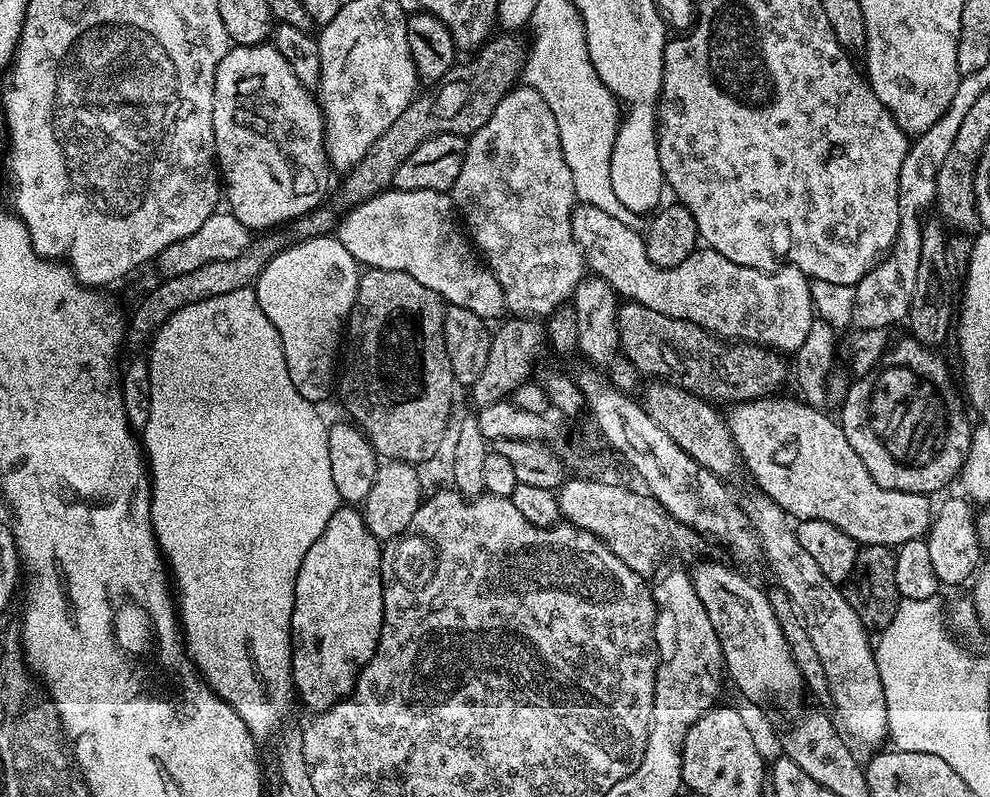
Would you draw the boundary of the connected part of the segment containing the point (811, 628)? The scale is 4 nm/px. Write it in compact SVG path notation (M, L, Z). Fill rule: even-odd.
M753 491L753 496L748 496L742 500L742 507L746 518L752 524L757 538L760 539L760 546L763 557L767 560L772 572L777 576L779 587L790 594L806 630L810 633L810 642L814 642L815 648L818 649L818 658L822 658L822 668L826 670L828 678L828 693L830 702L836 706L834 711L835 719L839 727L853 741L861 740L864 744L880 744L883 740L889 739L888 735L888 715L886 714L886 694L882 690L882 678L878 674L878 666L874 655L874 644L866 631L864 624L858 618L855 608L852 607L852 601L847 595L840 593L841 589L822 570L818 570L818 565L814 563L814 558L798 546L795 527L790 523L790 517L787 512L782 511L777 504L765 496L763 492Z

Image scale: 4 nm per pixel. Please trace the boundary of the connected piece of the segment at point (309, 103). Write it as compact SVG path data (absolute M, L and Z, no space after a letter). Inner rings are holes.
M271 43L229 47L226 58L222 58L222 62L218 62L218 74L214 78L212 125L214 126L218 172L222 177L223 187L226 189L226 204L228 200L227 207L234 214L234 218L238 218L238 222L242 222L242 226L253 230L272 230L277 226L287 225L302 214L319 208L325 203L324 195L328 192L330 165L328 151L324 148L324 114L320 111L320 101L310 89L298 80L297 75L290 68L290 63L286 62L282 54Z

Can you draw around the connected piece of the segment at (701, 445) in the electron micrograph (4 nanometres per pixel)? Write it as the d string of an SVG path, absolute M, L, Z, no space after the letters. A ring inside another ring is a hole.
M656 378L649 384L652 385L642 395L646 414L650 414L650 418L654 418L654 422L658 422L658 426L662 426L662 430L666 430L666 434L670 434L670 438L674 438L674 442L678 442L678 446L682 446L682 450L694 458L694 462L706 466L706 470L721 478L734 475L742 461L728 429L727 419L716 413L717 405L687 392L675 382Z

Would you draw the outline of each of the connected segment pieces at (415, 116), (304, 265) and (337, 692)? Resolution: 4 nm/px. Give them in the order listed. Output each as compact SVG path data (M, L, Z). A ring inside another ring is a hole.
M516 34L493 35L473 55L477 55L473 60L468 60L465 64L464 61L457 63L456 67L451 68L437 84L425 87L423 91L413 96L411 102L406 106L406 110L402 110L402 114L398 114L398 118L394 118L394 123L386 130L386 134L382 134L382 138L378 138L378 142L374 142L374 146L370 146L368 153L354 167L349 168L341 179L345 179L340 184L340 200L344 206L361 204L374 198L380 192L389 191L392 188L394 170L398 170L398 166L402 166L402 162L406 158L410 158L410 154L414 154L414 150L418 150L418 146L422 146L422 142L426 142L438 134L454 134L467 138L473 136L478 130L482 130L482 126L486 126L486 122L490 122L490 114L494 114L494 106L498 106L498 102L502 102L504 95L511 88L517 87L518 81L521 79L526 44L518 37L519 35Z
M335 235L319 236L313 240L304 240L300 244L291 244L284 255L275 256L262 270L262 274L254 285L258 298L258 306L262 306L262 314L274 322L274 330L282 338L282 346L286 354L286 370L290 370L290 382L294 382L294 390L302 394L312 404L319 405L328 395L333 395L334 385L338 380L338 360L336 351L341 351L342 337L346 332L346 321L352 312L354 298L358 290L361 269L356 259L342 246Z
M341 506L326 522L326 530L322 530L322 538L306 550L306 558L302 558L302 566L298 570L296 579L296 597L294 598L294 610L292 611L292 683L294 685L295 695L300 696L300 700L309 708L309 713L325 712L328 708L333 708L339 700L349 696L352 687L356 684L356 677L361 670L370 662L370 658L376 653L376 647L380 641L380 631L382 630L382 618L384 617L384 584L380 580L380 554L382 551L381 541L377 540L374 534L367 529L361 513L352 506Z

